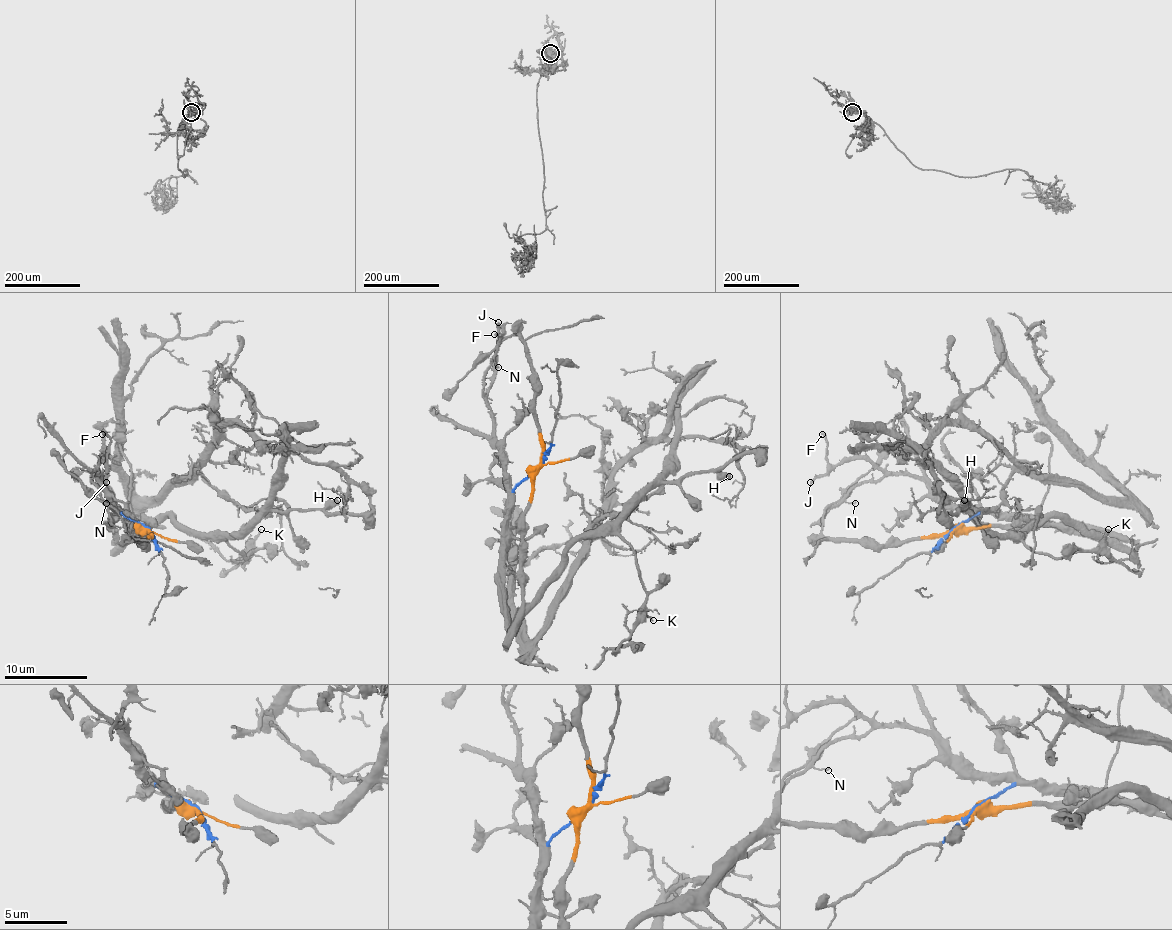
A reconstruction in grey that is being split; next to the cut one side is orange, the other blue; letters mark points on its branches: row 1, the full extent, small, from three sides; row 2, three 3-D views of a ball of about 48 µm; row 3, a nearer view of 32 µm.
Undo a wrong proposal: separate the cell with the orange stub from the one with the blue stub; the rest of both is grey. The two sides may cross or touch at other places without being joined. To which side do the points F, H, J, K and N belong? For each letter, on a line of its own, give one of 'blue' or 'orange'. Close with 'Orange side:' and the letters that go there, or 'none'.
F: blue
H: orange
J: blue
K: orange
N: blue
Orange side: H, K

